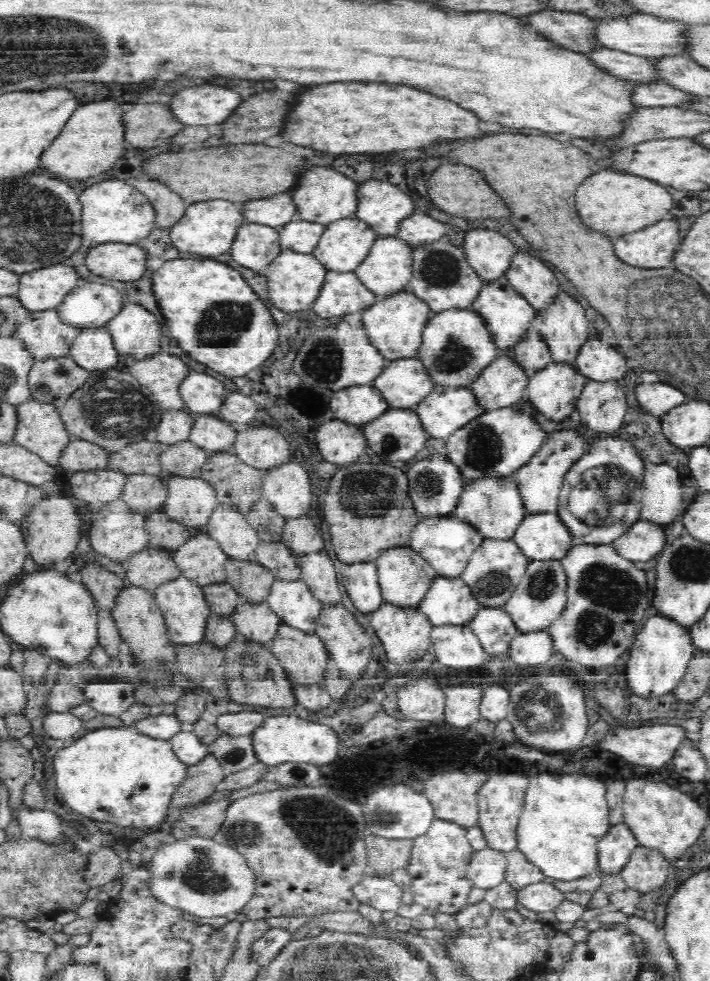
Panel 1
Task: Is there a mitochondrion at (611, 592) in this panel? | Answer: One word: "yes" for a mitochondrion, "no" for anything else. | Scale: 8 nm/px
yes

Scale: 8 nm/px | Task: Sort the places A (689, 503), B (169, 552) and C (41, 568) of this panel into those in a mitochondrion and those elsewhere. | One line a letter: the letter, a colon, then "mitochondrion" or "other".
A: other
B: other
C: other

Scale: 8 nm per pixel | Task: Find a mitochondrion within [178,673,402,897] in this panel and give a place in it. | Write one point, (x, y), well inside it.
(328, 828)

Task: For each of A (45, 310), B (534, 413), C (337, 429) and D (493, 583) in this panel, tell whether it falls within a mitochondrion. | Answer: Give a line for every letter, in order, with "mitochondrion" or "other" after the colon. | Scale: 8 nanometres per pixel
A: other
B: other
C: other
D: mitochondrion

